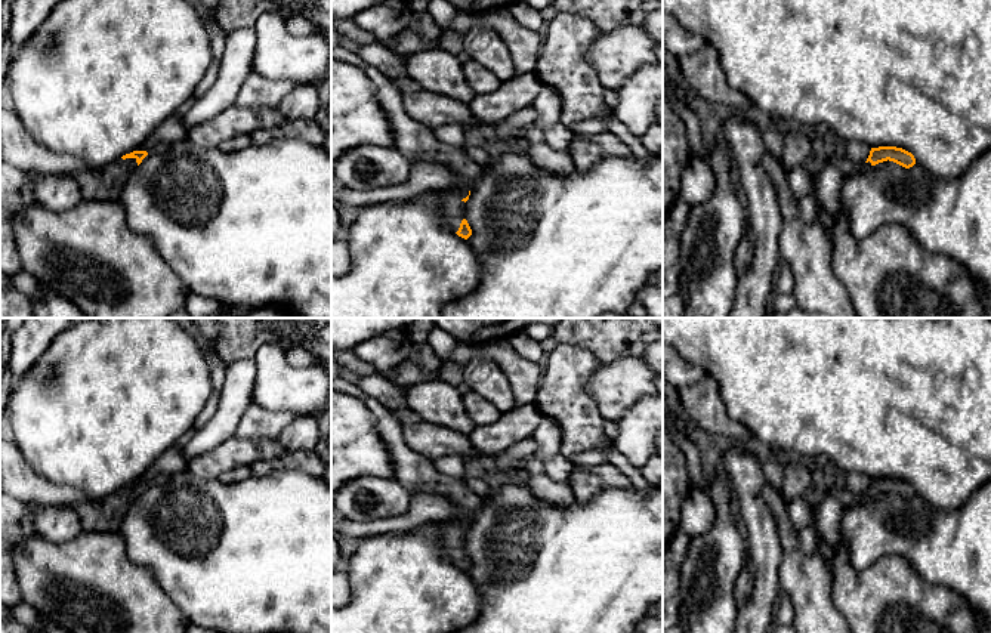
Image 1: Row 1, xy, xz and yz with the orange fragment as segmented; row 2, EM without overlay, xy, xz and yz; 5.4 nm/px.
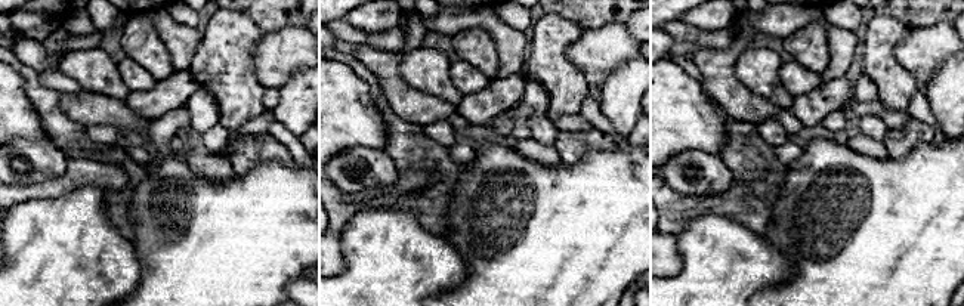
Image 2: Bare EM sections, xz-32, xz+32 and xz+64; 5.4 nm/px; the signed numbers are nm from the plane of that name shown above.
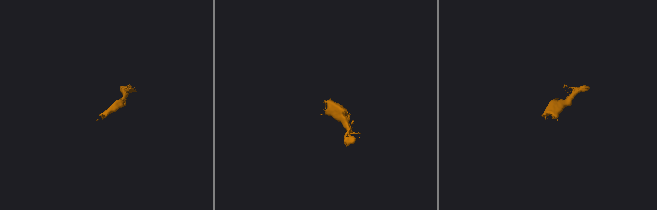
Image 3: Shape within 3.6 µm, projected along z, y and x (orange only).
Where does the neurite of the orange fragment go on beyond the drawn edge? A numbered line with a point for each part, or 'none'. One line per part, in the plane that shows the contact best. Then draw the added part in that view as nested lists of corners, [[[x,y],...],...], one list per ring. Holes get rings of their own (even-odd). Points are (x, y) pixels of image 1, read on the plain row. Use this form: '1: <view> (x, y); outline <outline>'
1: xy (105, 515); outline [[[120,490],[101,501],[72,506],[80,518],[83,531],[117,531],[136,497],[136,490]]]

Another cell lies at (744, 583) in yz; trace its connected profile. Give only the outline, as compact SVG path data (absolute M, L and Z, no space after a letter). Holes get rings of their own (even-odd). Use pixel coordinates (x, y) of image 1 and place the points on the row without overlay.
M745 565L735 580L735 600L740 606L744 606L753 593L754 572L751 566Z

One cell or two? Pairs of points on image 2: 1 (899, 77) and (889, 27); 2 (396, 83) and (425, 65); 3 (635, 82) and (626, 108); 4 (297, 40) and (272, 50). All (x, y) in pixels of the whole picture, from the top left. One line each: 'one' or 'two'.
1: one
2: two
3: one
4: one

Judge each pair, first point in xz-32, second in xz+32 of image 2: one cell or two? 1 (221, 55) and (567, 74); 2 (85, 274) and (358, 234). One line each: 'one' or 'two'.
1: one
2: one

